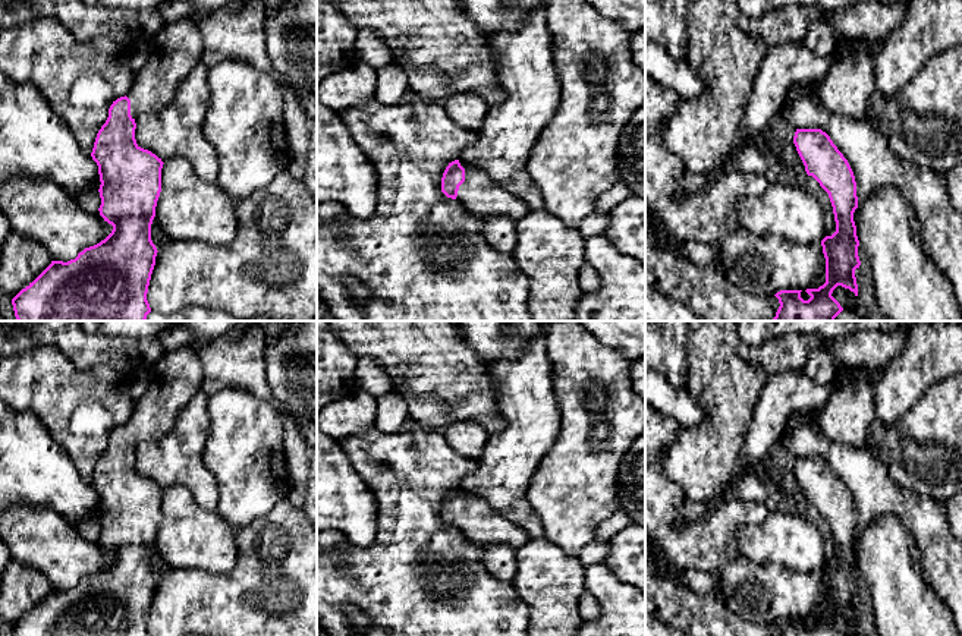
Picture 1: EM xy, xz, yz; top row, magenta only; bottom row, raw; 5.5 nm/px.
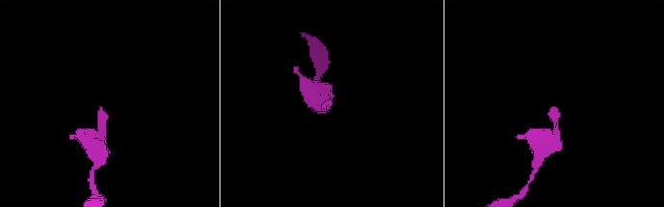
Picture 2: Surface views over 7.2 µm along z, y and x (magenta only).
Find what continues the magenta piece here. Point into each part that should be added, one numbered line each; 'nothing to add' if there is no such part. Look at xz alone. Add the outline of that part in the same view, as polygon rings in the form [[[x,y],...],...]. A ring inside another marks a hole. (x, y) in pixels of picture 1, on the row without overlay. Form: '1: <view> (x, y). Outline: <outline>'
1: xz (478, 522). Outline: [[[465,495],[465,510],[459,514],[456,529],[471,542],[482,547],[504,542],[513,550],[528,542],[525,530],[496,513],[488,501]]]

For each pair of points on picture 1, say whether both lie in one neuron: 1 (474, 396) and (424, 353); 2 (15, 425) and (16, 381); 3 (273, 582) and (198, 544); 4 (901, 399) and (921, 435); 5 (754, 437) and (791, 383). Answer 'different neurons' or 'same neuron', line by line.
1: same neuron
2: different neurons
3: different neurons
4: different neurons
5: same neuron

